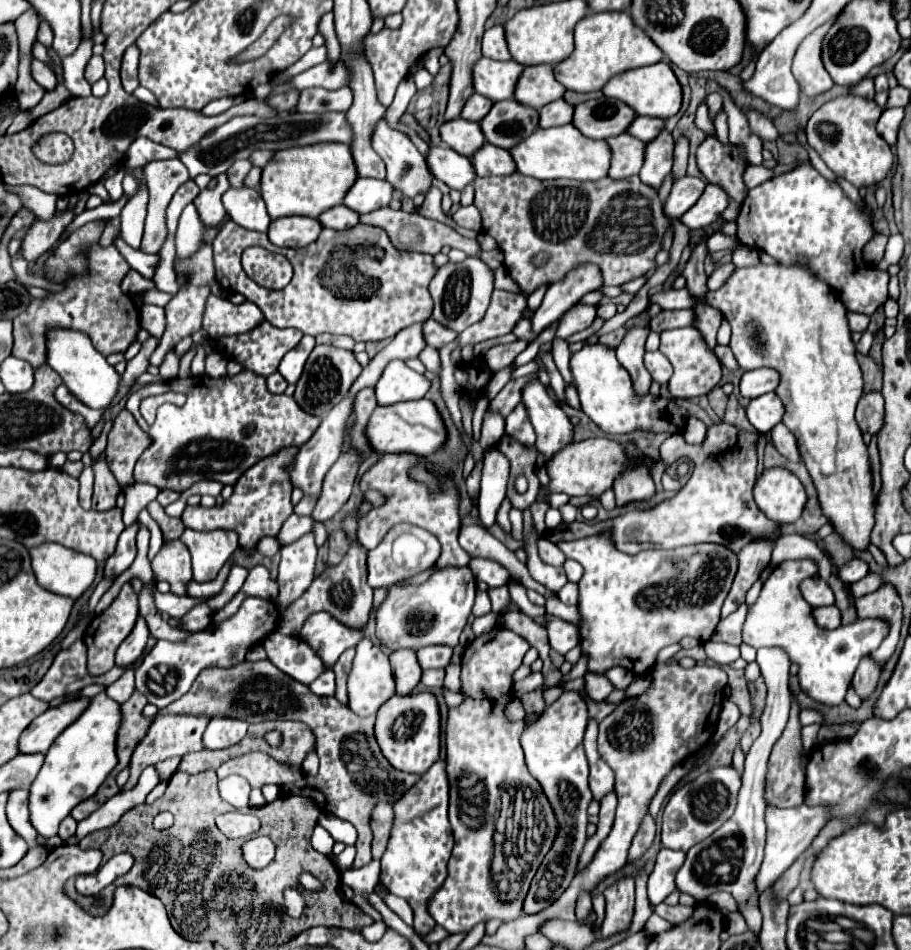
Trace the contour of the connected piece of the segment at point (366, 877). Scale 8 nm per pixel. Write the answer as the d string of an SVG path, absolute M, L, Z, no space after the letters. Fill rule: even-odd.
M373 859L369 865L361 867L361 869L349 869L341 873L343 883L353 891L353 903L365 911L367 915L373 917L373 921L383 921L381 913L369 903L369 895L375 893L377 881L379 881L379 861Z

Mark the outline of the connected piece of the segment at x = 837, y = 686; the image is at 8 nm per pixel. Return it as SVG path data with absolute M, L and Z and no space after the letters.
M791 559L779 563L769 579L763 583L759 599L749 607L743 641L747 645L759 647L781 647L787 651L793 663L799 665L801 687L815 701L827 705L839 705L845 699L847 685L857 669L863 655L873 653L889 633L887 619L859 619L851 625L841 625L833 631L823 629L815 623L813 607L803 599L799 585L801 579L819 575L819 567L813 559Z

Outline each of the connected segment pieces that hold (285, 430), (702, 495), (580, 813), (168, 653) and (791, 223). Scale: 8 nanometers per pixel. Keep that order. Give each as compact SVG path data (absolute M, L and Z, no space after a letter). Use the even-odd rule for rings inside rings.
M239 373L233 377L225 375L219 379L201 375L149 383L129 395L127 409L151 439L151 445L135 463L135 479L159 489L173 489L177 493L203 479L235 485L237 479L261 459L277 455L285 447L299 447L305 443L321 423L321 417L305 413L293 397L269 393L265 377L253 373ZM165 391L185 393L187 403L183 407L165 403L157 409L153 425L143 423L137 409L139 401Z
M721 423L707 429L707 439L703 445L687 445L681 433L671 435L660 446L660 455L666 465L676 462L678 454L683 454L693 462L694 468L687 485L675 493L671 499L665 499L649 509L633 509L623 515L597 521L597 523L561 523L553 531L545 531L545 537L557 543L557 539L573 541L585 535L595 535L603 527L613 529L613 539L617 549L627 551L629 555L639 553L641 549L677 549L683 545L695 543L719 543L739 553L749 539L755 537L779 537L779 525L759 511L753 499L755 469L757 469L757 445L759 435L747 433L733 425Z
M563 691L563 695L553 705L545 707L539 721L529 725L521 735L521 747L525 751L527 769L541 783L543 793L547 795L555 819L559 823L559 833L553 841L553 847L545 855L527 893L525 913L537 913L547 905L551 905L569 887L579 867L579 855L587 841L587 833L585 833L589 823L587 807L593 801L587 783L589 767L583 751L583 733L585 733L587 719L589 719L589 711L581 693Z
M247 597L231 619L195 633L185 643L171 643L163 639L157 641L155 647L149 651L149 655L143 659L143 663L135 669L135 687L155 707L159 709L167 707L171 701L179 699L185 691L189 691L191 683L195 681L201 669L211 665L233 667L241 663L245 659L245 653L253 645L261 643L269 633L275 631L277 623L279 623L279 611L273 601Z
M801 165L751 189L741 205L737 227L737 239L743 245L765 251L783 265L803 265L835 289L851 311L871 315L887 299L889 273L871 269L861 259L865 243L873 237L869 211L861 213L837 183L829 183L811 165Z

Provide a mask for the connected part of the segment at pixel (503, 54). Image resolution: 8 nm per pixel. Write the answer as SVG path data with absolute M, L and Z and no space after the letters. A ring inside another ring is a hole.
M495 25L485 31L483 35L483 57L495 59L495 61L511 61L511 53L507 47L505 31L501 25Z

